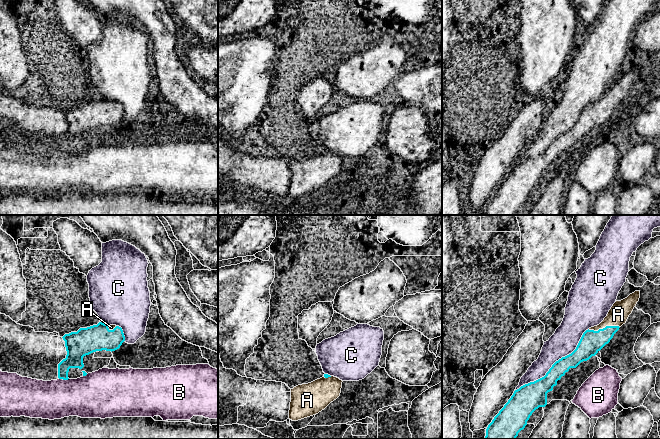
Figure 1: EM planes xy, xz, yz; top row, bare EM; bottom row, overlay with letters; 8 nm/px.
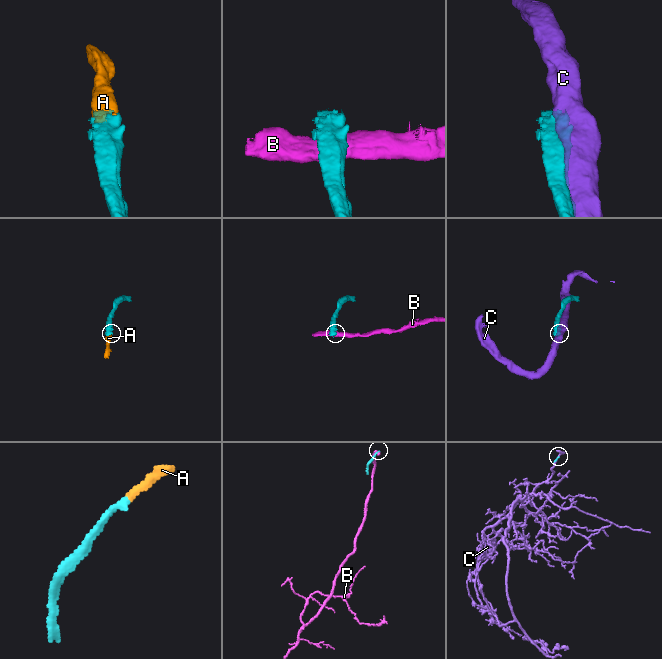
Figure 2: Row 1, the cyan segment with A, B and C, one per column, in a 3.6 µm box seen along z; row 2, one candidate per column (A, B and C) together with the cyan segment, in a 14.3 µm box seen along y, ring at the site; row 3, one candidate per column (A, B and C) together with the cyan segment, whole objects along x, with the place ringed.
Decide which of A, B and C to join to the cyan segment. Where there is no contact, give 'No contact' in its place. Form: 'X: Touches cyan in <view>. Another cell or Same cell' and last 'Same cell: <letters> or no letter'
A: Touches cyan in yz. Same cell
B: Touches cyan in xy. Another cell
C: Touches cyan in yz. Another cell
Same cell: A

